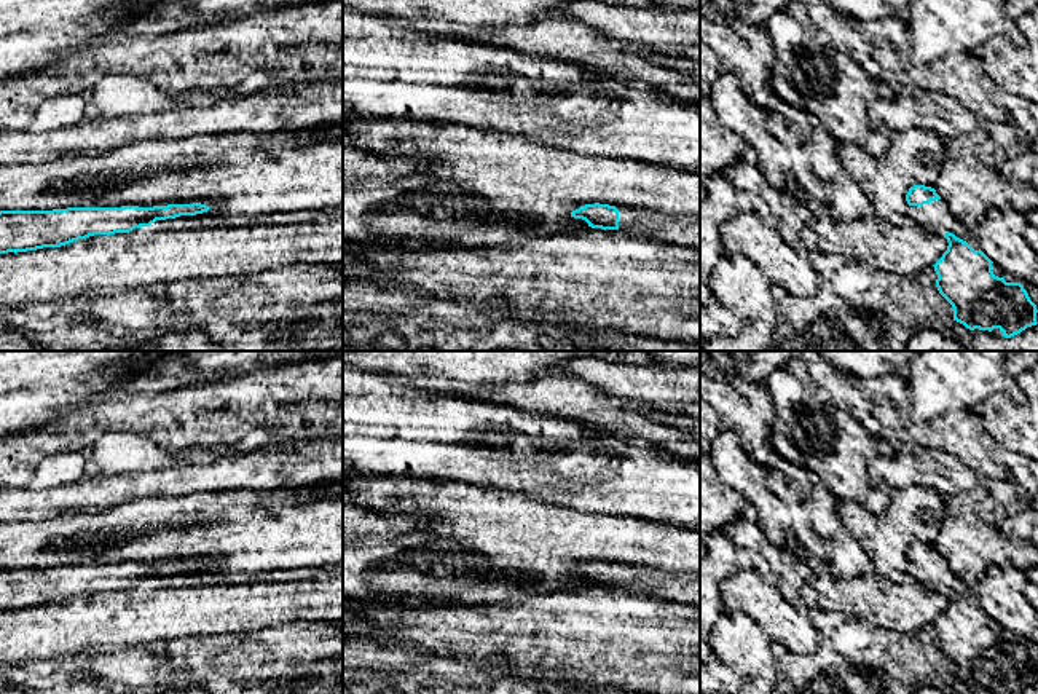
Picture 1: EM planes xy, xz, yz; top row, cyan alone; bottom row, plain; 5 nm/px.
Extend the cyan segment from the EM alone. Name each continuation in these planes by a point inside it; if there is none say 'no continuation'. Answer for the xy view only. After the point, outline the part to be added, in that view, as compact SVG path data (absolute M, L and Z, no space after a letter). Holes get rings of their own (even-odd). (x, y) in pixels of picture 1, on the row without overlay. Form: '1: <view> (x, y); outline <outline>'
no continuation

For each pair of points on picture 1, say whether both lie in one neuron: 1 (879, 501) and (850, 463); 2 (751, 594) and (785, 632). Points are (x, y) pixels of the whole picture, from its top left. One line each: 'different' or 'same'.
1: same
2: same

